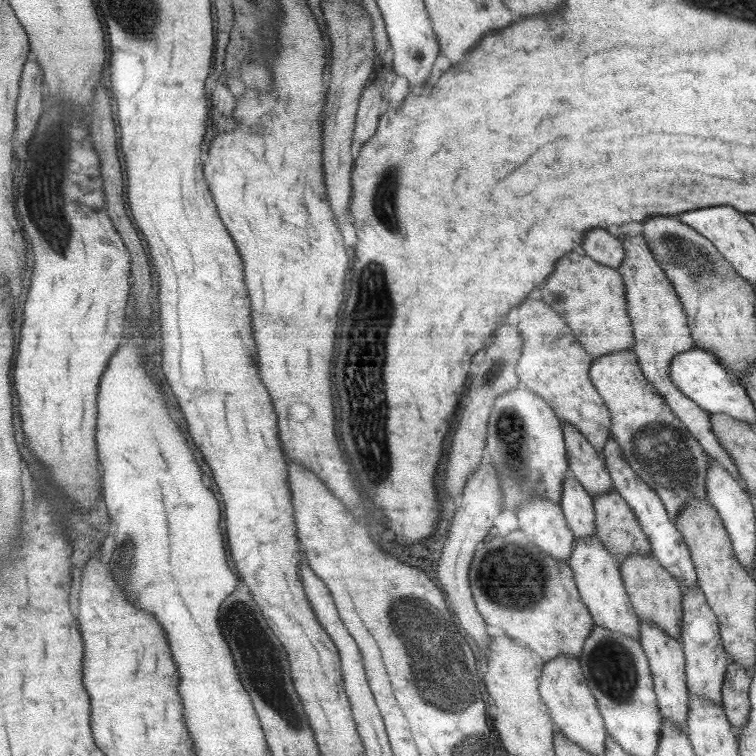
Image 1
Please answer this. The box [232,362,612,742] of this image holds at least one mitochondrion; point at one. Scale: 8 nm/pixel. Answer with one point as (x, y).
(510, 578)

